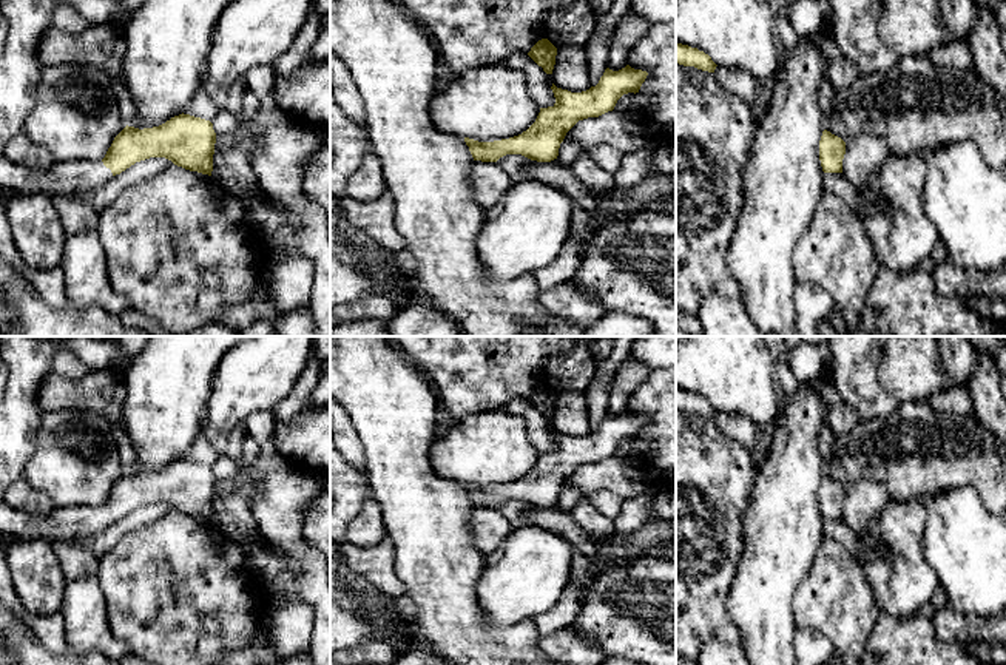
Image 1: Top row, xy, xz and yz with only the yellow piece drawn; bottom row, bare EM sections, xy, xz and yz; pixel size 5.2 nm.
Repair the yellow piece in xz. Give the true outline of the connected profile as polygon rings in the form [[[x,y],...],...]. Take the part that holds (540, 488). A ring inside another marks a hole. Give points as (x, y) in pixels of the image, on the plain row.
[[[626,410],[619,417],[606,414],[599,429],[582,438],[571,438],[552,429],[555,449],[540,454],[535,468],[526,477],[494,488],[469,483],[464,483],[464,488],[474,506],[497,508],[506,500],[522,500],[531,506],[551,508],[557,505],[560,489],[579,466],[613,457],[623,440],[639,438],[646,421],[646,417]]]

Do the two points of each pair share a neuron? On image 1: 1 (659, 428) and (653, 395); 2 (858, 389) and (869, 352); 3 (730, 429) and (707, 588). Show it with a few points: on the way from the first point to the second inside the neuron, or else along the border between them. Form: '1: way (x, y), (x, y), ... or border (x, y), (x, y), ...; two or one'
1: way (659, 420), (659, 403); one
2: way (858, 380), (860, 361); one
3: border (712, 418), (729, 437), (752, 451); two

